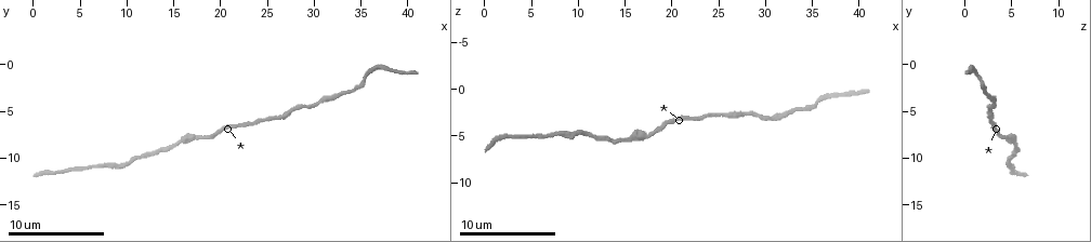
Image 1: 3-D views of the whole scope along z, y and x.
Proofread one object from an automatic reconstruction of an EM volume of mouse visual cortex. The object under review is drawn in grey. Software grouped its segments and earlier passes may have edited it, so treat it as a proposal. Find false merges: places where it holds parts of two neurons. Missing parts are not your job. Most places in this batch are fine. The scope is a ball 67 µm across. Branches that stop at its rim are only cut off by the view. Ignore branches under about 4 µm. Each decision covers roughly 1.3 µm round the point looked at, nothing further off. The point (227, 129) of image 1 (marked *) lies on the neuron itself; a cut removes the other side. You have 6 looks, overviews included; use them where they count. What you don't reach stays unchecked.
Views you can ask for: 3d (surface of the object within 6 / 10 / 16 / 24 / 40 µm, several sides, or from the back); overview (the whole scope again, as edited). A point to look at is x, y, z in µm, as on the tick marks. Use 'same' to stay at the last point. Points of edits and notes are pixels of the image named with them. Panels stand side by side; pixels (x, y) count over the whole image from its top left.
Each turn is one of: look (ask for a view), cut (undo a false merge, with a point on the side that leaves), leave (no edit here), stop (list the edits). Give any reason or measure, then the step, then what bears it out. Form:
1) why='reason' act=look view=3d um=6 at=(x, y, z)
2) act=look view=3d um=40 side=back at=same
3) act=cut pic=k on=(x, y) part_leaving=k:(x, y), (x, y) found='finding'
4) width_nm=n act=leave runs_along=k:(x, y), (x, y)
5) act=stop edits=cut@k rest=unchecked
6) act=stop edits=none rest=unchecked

why='calibre changes' act=look view=3d um=10 at=(15.4, 8.0, 5.2)

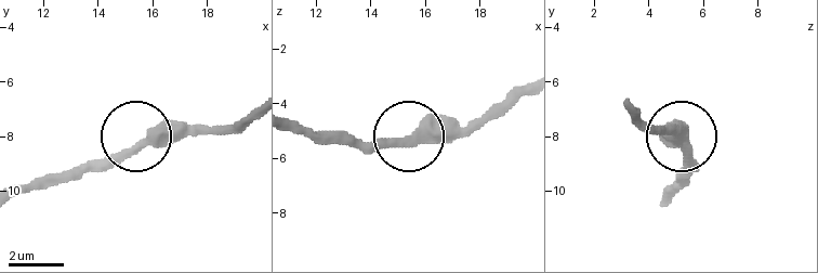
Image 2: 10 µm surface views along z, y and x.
why='closer look' act=look view=3d um=6 at=(15.7, 8.2, 5.1)

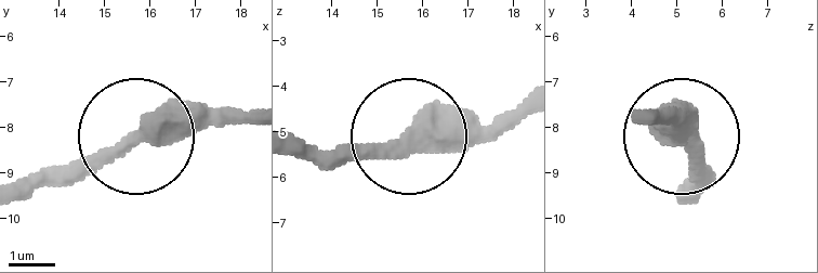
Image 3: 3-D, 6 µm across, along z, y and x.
width_nm=430 act=leave found='all the same neuron'

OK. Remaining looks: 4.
act=look view=3d um=10 at=(7.4, 10.6, 4.8)

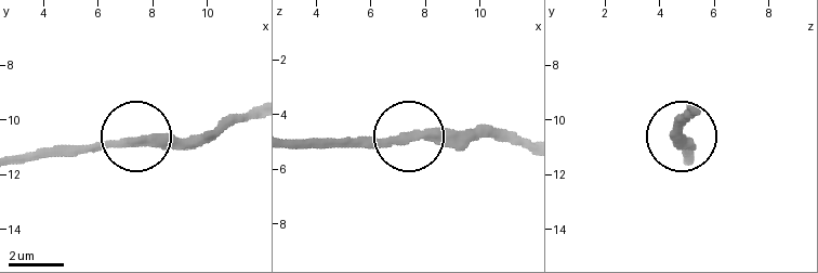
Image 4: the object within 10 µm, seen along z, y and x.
act=leave runs_along=4:(520, 140), (314, 138) found='all the same neuron'

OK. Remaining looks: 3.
why='sudden change in width' act=look view=3d um=10 at=(32.4, 3.6, 2.4)

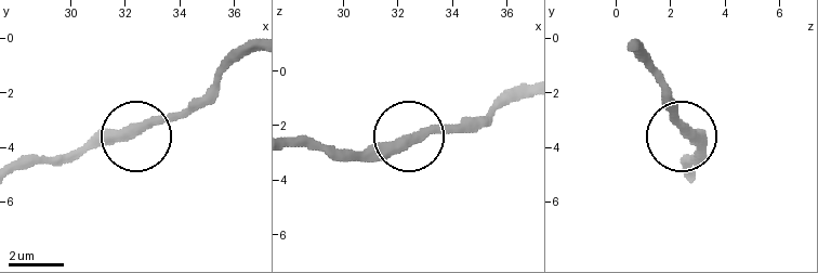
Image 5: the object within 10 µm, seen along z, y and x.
act=leave runs_along=5:(293, 147), (363, 154), (465, 121) found='continuous, no second neuron'

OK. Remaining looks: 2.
act=stop edits=none rest=unchecked

